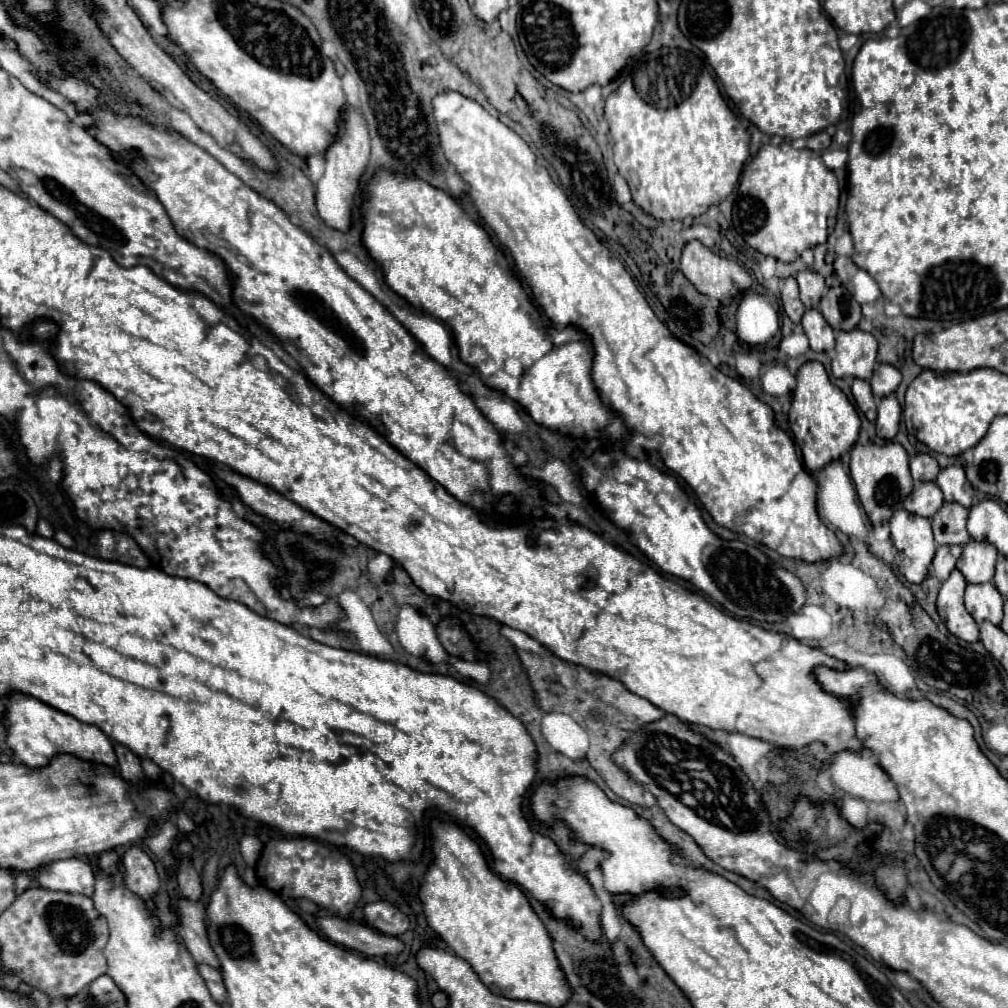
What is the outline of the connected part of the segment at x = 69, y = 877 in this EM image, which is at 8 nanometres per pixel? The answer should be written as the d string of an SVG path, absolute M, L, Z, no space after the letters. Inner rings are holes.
M72 857L42 867L38 871L38 883L44 889L82 893L90 897L94 893L94 871L86 861Z

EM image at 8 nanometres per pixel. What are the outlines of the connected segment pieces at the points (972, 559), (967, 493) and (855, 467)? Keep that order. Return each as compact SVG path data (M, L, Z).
M972 539L964 547L956 569L964 575L968 583L988 583L994 579L996 559L998 551L990 543L978 543Z
M952 465L952 467L942 469L936 479L936 485L942 489L946 503L960 503L966 509L974 505L974 489L970 481L966 481L962 467Z
M856 443L850 451L850 475L870 523L888 523L894 511L900 509L904 499L914 491L914 481L908 469L908 455L900 443Z

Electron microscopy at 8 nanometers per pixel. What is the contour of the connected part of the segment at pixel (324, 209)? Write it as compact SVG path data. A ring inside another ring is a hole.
M346 105L340 111L340 119L342 119L342 125L340 125L338 137L324 153L326 171L316 185L316 205L318 205L320 217L326 221L328 227L334 227L338 231L348 231L350 215L352 215L352 199L370 157L370 131L362 115L352 105Z

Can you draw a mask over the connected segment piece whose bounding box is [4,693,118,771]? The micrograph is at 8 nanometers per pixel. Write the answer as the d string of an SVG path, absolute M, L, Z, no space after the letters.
M12 693L8 697L8 711L6 711L4 723L8 727L8 739L6 739L8 747L28 767L46 767L54 755L68 753L82 761L106 765L106 767L118 771L114 747L112 747L110 739L96 725L80 723L76 717L56 711L54 707L50 707L34 697L28 697L22 693Z

